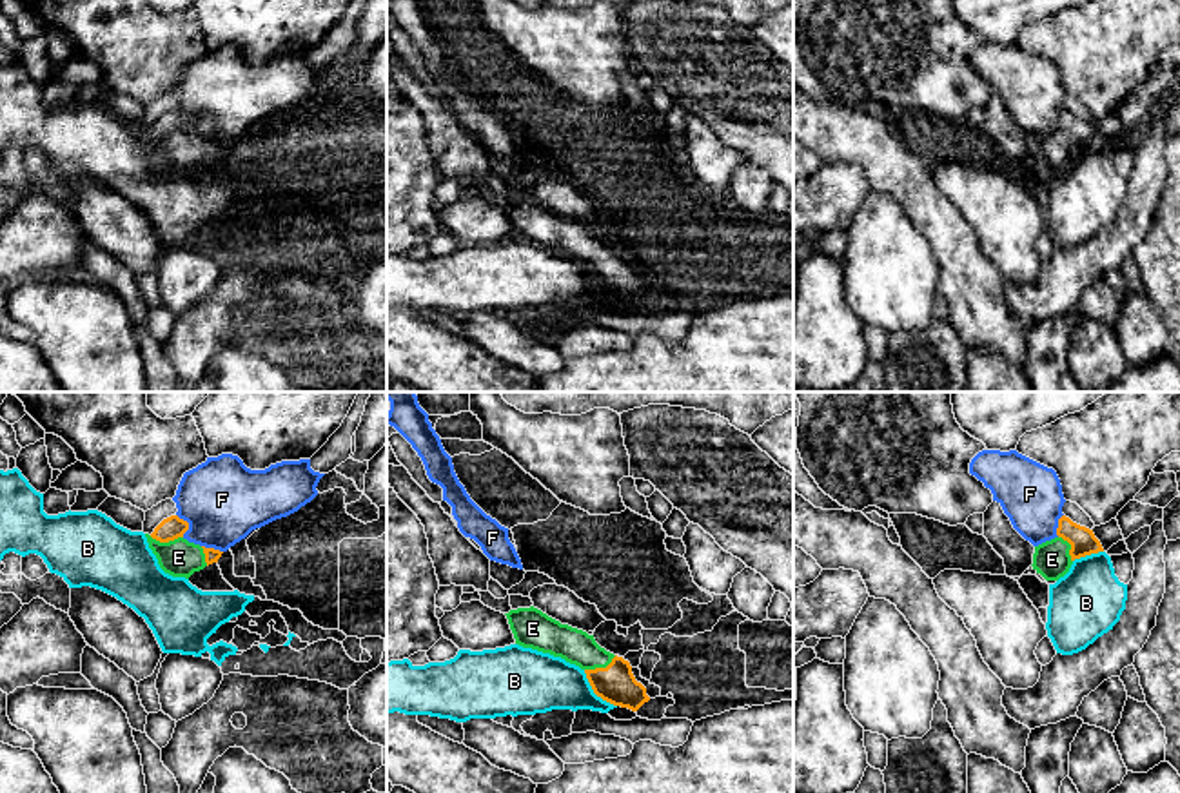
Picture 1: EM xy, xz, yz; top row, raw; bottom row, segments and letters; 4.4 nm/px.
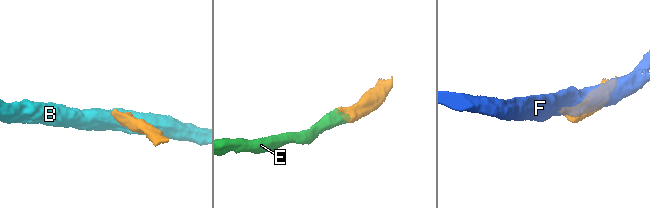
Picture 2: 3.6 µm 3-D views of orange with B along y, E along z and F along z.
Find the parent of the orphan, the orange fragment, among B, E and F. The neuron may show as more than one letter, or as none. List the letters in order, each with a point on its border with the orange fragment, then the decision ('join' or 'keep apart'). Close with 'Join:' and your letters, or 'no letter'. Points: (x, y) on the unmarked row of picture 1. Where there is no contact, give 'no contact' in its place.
B: xz (594, 285) | keep apart
E: xy (166, 135) | join
F: xy (187, 118) | keep apart
Join: E

